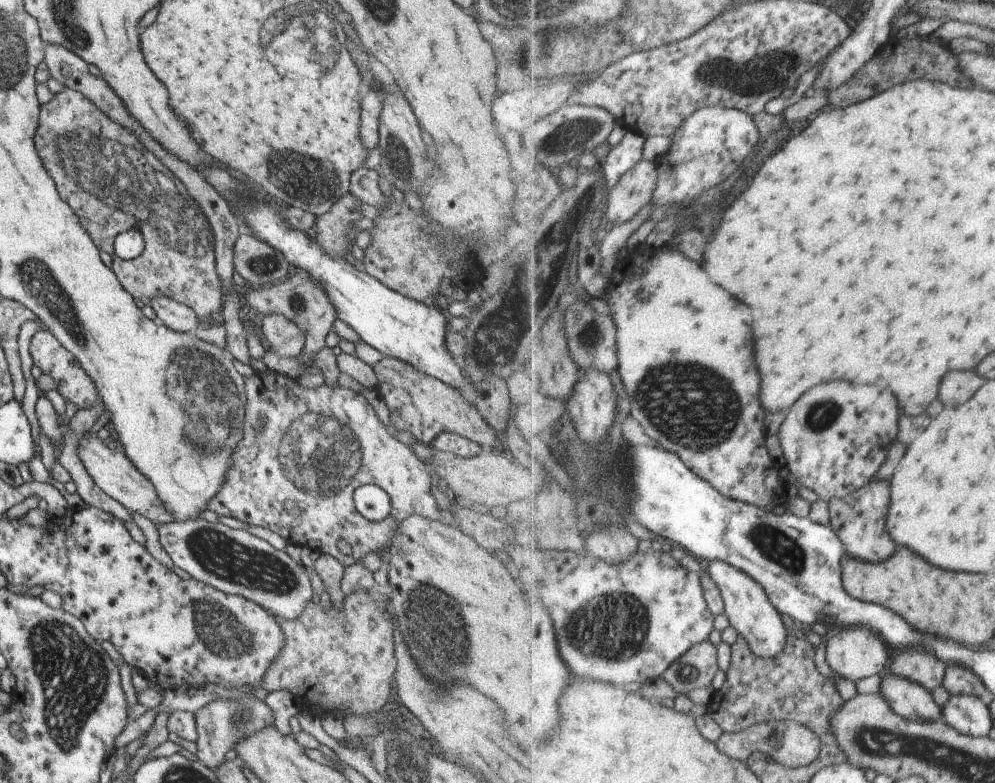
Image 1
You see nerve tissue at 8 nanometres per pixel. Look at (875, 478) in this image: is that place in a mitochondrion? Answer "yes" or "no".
no

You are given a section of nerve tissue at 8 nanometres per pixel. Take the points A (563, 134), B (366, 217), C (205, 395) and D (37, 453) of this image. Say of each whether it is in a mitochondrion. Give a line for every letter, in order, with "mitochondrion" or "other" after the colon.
A: mitochondrion
B: other
C: mitochondrion
D: other

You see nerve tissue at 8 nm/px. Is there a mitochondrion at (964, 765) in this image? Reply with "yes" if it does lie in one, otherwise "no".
yes

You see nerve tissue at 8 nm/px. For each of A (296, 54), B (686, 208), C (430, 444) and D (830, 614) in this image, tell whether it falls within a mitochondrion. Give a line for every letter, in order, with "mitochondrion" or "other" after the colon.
A: mitochondrion
B: other
C: other
D: mitochondrion

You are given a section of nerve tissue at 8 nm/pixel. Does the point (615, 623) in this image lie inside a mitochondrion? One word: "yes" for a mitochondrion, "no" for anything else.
yes

